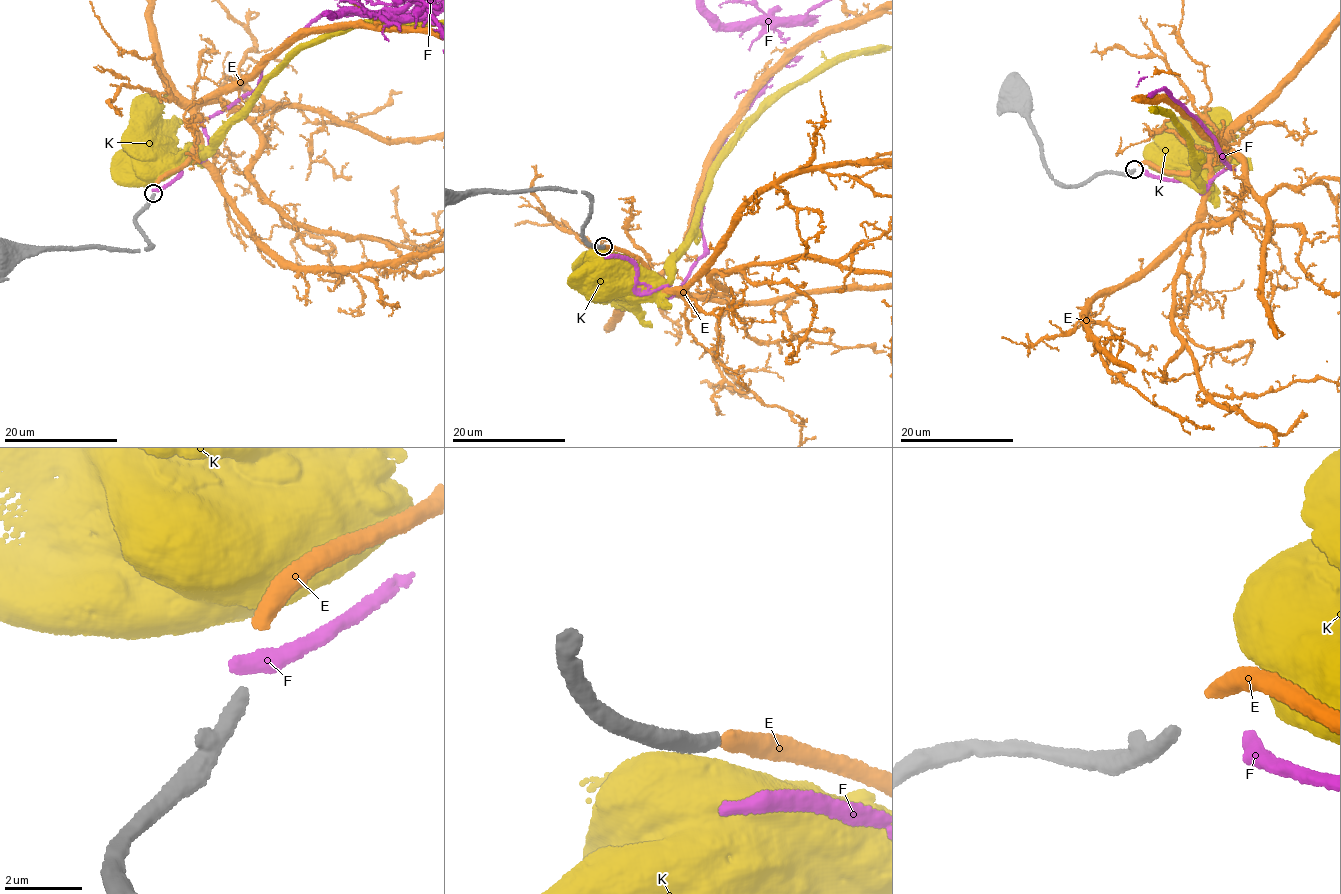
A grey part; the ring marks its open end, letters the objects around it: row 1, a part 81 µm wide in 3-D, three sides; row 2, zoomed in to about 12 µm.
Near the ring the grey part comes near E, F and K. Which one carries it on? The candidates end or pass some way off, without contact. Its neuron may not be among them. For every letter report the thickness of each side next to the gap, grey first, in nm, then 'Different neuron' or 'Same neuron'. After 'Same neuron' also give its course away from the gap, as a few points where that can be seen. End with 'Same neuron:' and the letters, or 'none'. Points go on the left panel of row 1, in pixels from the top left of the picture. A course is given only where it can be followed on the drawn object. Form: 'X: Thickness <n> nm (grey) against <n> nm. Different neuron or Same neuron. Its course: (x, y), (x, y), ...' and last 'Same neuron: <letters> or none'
E: Thickness 360 nm (grey) against 400 nm. Same neuron
F: Thickness 360 nm (grey) against 420 nm. Different neuron
K: Thickness 360 nm (grey) against 850 nm. Different neuron
Same neuron: E

